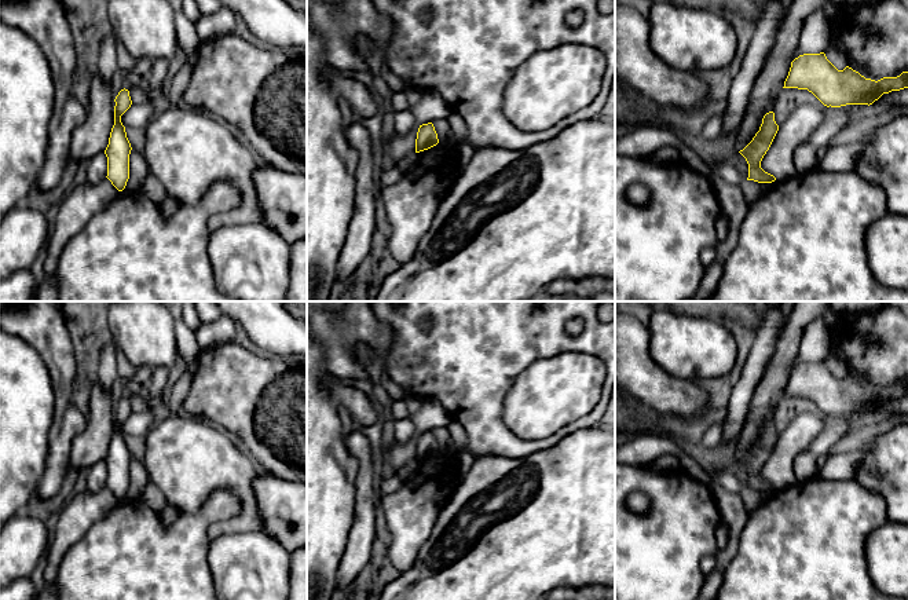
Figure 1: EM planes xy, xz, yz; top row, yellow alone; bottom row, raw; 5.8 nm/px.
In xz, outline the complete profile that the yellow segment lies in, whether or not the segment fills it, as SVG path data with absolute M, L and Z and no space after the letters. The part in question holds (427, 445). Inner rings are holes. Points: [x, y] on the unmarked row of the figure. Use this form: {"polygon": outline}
{"polygon": "M432 431L422 432L418 436L415 447L415 461L428 458L439 451L437 442Z"}

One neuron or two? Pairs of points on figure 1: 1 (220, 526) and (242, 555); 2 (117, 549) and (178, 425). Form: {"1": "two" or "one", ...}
{"1": "two", "2": "two"}

